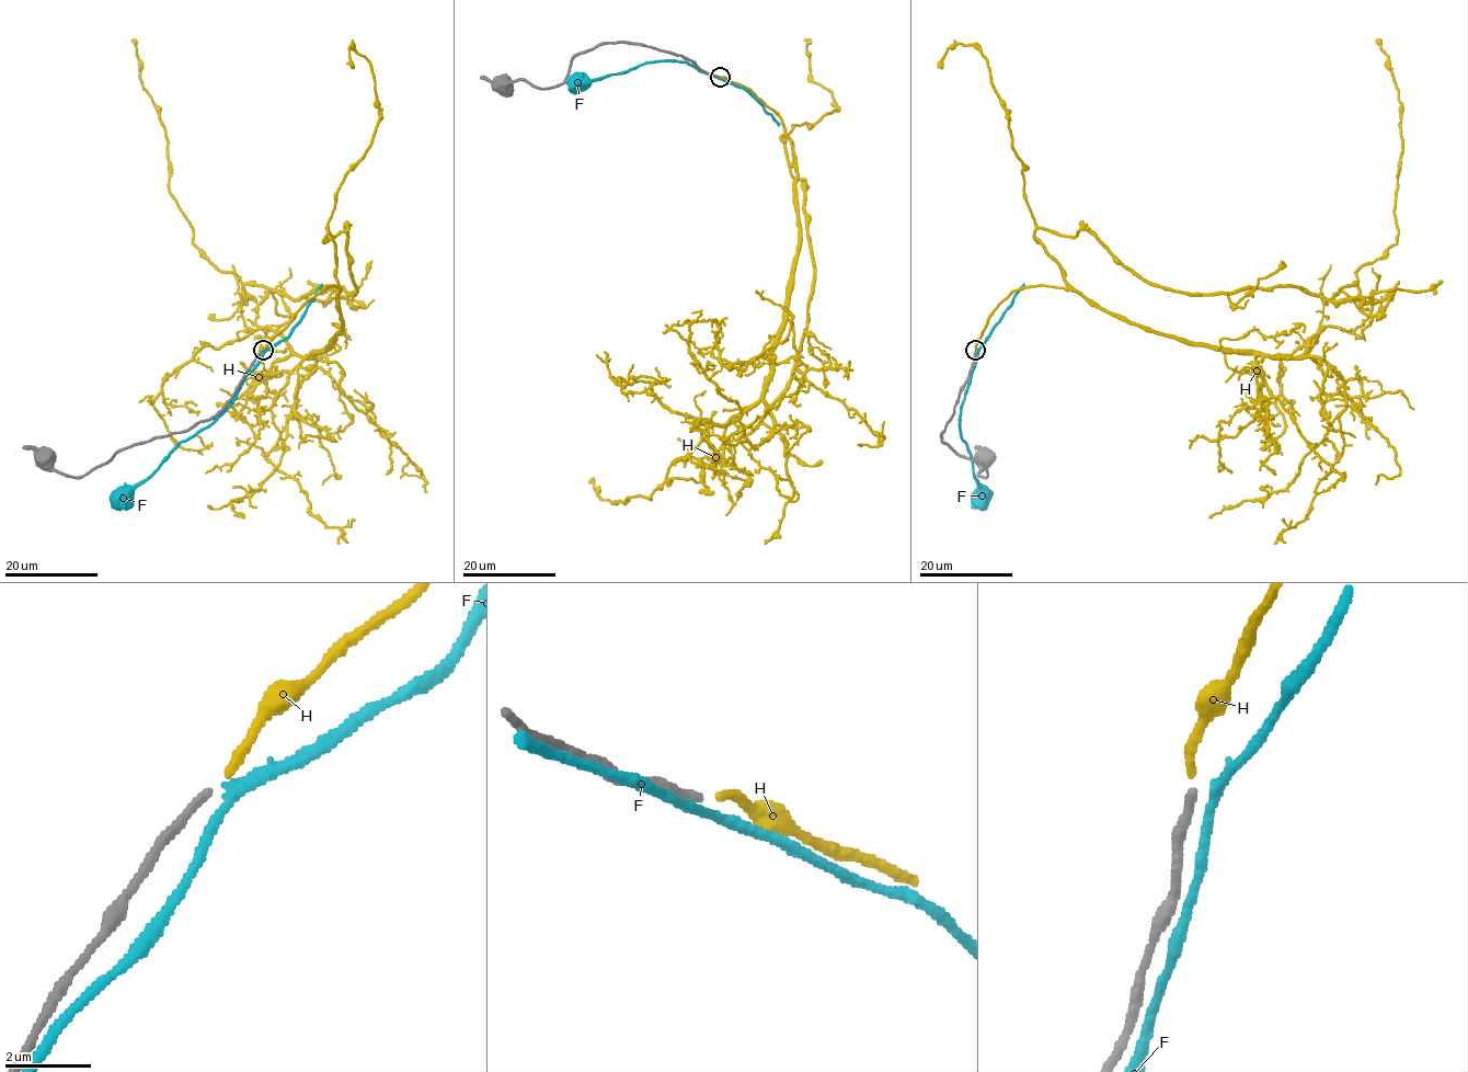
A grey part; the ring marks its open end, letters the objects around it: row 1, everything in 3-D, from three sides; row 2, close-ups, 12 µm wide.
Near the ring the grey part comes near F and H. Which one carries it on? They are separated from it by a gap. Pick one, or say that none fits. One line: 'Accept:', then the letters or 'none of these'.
Accept: H

